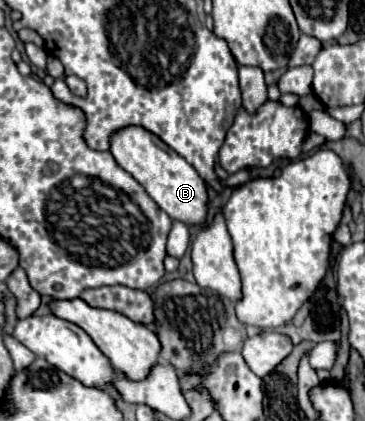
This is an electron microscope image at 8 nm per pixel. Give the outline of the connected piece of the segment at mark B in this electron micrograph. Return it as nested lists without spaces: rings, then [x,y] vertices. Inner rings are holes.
[[[130,127],[122,129],[122,133],[114,133],[110,151],[116,163],[122,169],[126,169],[158,203],[158,207],[164,209],[174,221],[198,227],[206,225],[206,215],[208,215],[206,181],[196,173],[196,169],[186,159],[174,153],[162,139],[154,137],[154,133],[146,133],[146,129]]]

